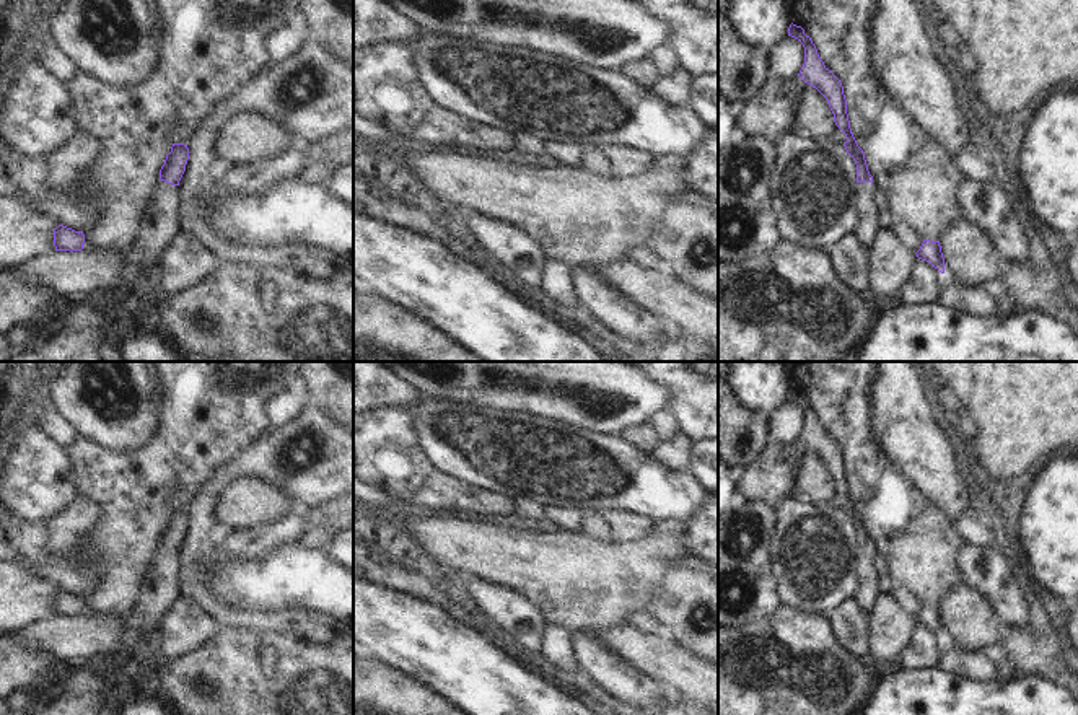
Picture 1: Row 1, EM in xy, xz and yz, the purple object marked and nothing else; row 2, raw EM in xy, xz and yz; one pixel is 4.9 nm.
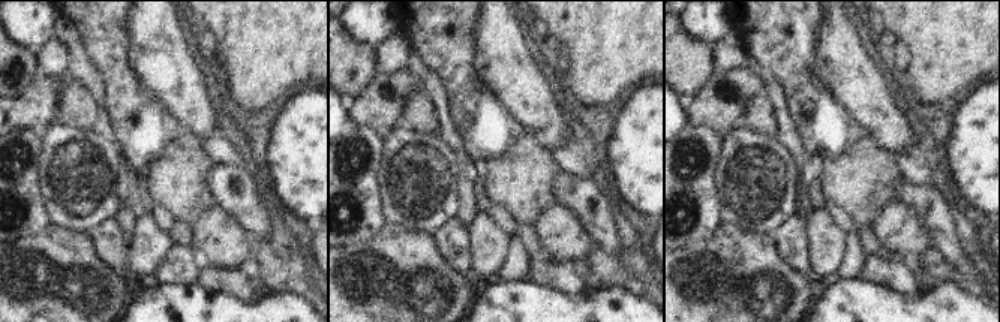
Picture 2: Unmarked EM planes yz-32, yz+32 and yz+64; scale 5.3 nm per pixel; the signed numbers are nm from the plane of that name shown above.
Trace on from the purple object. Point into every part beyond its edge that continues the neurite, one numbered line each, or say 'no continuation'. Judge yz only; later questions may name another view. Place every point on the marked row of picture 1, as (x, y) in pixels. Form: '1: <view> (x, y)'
1: yz (867, 228).

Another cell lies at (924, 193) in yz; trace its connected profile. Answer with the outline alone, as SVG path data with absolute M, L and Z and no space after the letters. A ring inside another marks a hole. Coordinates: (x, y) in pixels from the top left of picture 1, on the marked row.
M935 140L915 143L912 158L899 169L878 171L873 178L876 200L886 200L899 222L910 223L930 241L962 220L959 186L967 178Z

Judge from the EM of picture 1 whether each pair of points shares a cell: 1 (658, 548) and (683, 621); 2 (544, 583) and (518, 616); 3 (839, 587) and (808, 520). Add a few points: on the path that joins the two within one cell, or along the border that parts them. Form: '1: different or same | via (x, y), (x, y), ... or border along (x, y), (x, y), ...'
1: different | border along (670, 564), (661, 577), (658, 593), (648, 603)
2: different | border along (495, 583), (526, 596), (539, 609), (546, 622)
3: same | via (823, 570), (815, 562), (808, 536)

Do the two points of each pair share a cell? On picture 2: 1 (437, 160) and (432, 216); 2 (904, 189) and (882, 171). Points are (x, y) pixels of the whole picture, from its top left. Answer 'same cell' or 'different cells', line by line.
1: same cell
2: different cells

